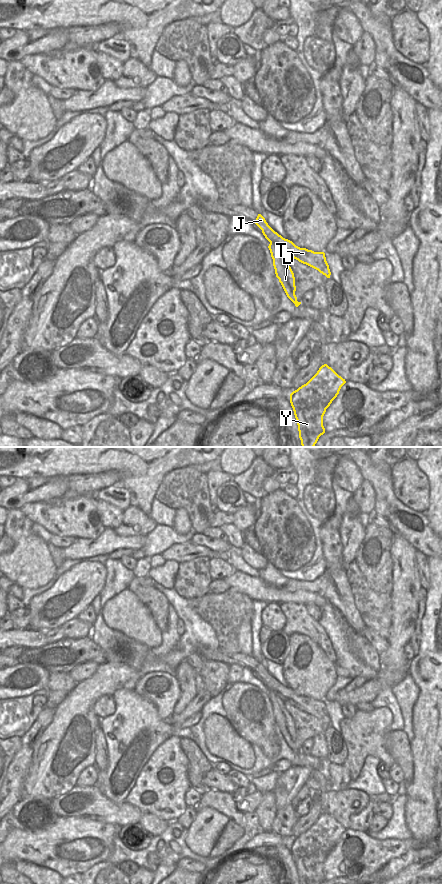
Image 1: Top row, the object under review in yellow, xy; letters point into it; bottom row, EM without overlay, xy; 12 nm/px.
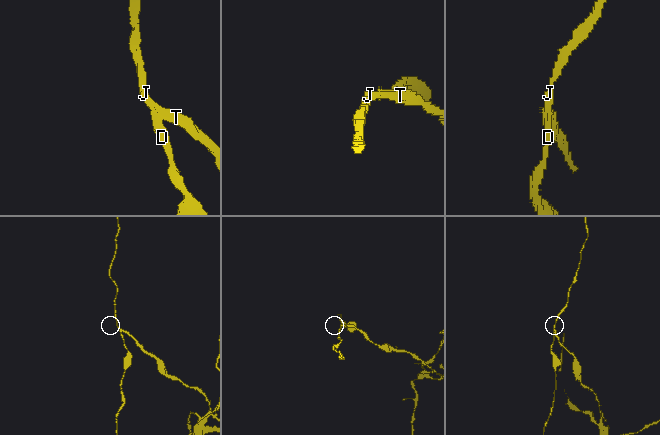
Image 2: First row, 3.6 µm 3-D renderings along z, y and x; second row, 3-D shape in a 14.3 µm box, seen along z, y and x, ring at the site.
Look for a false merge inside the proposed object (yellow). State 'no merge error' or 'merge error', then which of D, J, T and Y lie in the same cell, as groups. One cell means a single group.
merge error | D J Y / T

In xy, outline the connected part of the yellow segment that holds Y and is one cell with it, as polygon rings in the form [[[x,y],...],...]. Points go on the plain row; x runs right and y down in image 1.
[[[324,812],[306,832],[290,842],[299,884],[325,881],[323,864],[345,831],[345,827]]]

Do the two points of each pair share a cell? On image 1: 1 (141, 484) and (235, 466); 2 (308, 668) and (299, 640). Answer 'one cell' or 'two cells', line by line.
1: two cells
2: one cell

